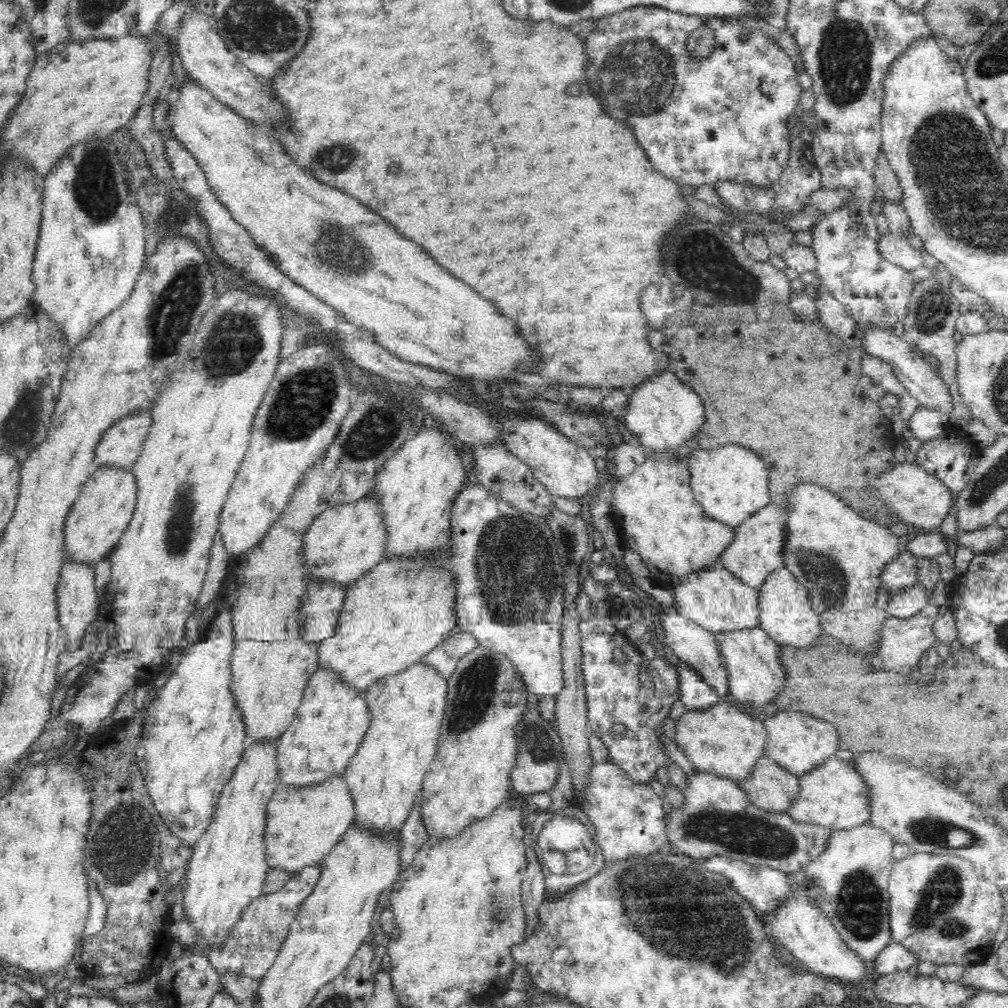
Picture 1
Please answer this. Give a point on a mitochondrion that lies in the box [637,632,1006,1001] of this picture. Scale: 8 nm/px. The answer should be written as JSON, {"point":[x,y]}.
{"point":[736,831]}

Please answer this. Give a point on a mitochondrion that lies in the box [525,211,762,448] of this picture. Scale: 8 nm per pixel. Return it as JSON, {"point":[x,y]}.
{"point":[698,258]}

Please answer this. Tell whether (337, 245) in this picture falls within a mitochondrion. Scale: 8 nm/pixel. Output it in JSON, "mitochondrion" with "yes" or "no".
{"mitochondrion":"yes"}

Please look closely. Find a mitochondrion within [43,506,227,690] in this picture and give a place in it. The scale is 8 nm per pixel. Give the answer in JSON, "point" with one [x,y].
{"point":[121,653]}

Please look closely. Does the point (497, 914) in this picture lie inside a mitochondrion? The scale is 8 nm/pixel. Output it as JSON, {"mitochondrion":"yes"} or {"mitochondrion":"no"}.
{"mitochondrion":"yes"}

